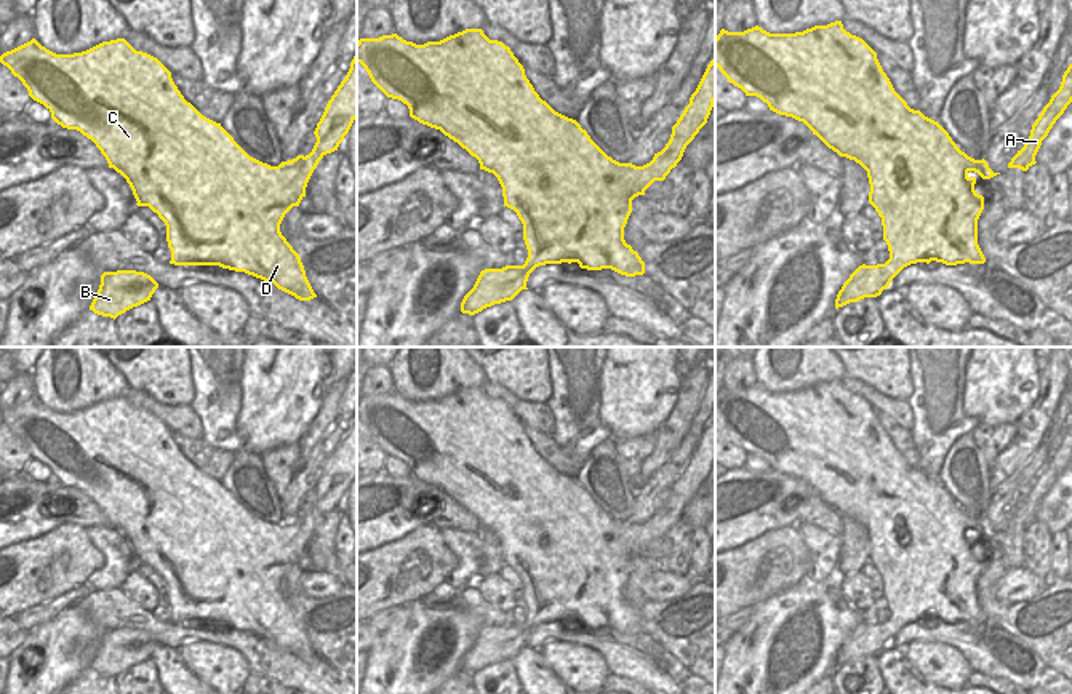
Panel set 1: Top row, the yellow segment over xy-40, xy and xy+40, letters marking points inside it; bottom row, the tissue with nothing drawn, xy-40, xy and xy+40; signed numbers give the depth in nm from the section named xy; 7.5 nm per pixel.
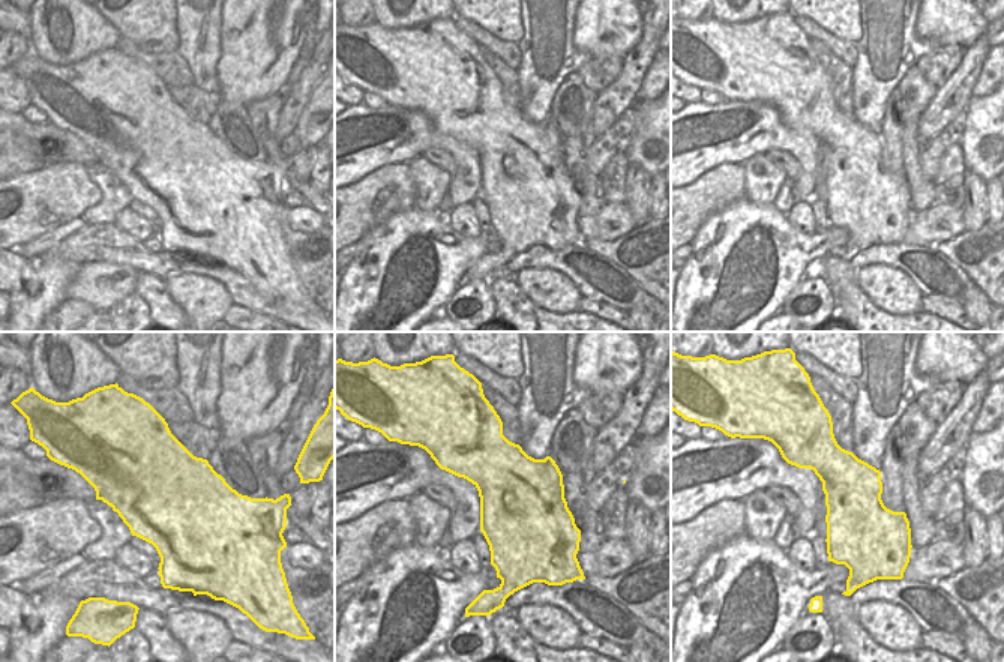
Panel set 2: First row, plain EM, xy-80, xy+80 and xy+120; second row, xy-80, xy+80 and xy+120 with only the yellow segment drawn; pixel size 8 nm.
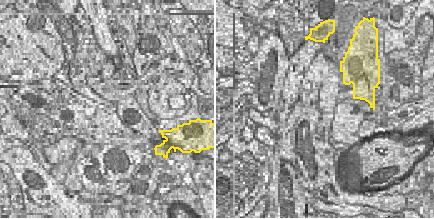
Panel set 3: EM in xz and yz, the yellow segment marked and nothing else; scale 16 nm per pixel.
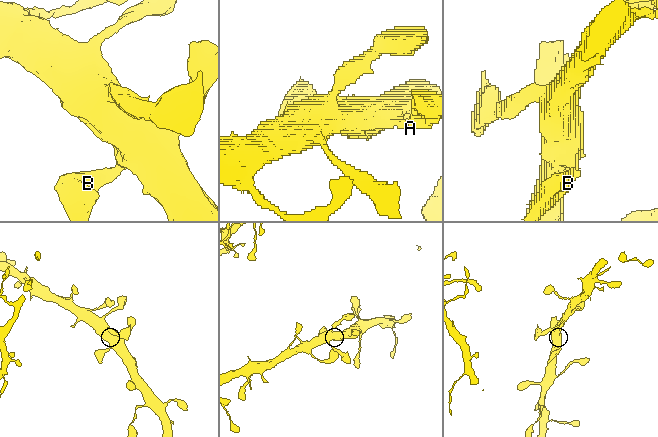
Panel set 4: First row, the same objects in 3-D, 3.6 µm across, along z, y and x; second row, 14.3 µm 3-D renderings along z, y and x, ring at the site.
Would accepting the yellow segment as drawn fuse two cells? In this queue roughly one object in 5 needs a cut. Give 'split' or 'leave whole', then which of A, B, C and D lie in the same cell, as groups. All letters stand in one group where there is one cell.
leave whole | A B C D

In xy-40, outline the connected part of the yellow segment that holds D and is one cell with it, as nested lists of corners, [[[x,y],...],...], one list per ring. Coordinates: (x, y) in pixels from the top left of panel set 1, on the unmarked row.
[[[35,397],[0,414],[27,446],[29,454],[43,462],[51,477],[67,488],[77,488],[91,497],[106,515],[109,526],[120,531],[130,542],[138,564],[149,564],[166,584],[166,600],[174,624],[219,624],[245,630],[299,659],[317,656],[299,612],[280,590],[285,572],[299,564],[306,555],[307,540],[318,520],[344,499],[357,477],[357,408],[346,437],[341,440],[314,489],[317,501],[309,513],[270,524],[250,515],[221,485],[203,475],[184,457],[171,437],[171,430],[154,414],[136,409],[125,397],[102,400],[86,409],[56,413]]]

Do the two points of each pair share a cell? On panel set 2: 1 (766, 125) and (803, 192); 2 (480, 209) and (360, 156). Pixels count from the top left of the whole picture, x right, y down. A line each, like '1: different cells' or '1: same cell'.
1: same cell
2: different cells

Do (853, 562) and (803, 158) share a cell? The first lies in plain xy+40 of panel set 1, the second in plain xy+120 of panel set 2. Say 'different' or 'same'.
same

